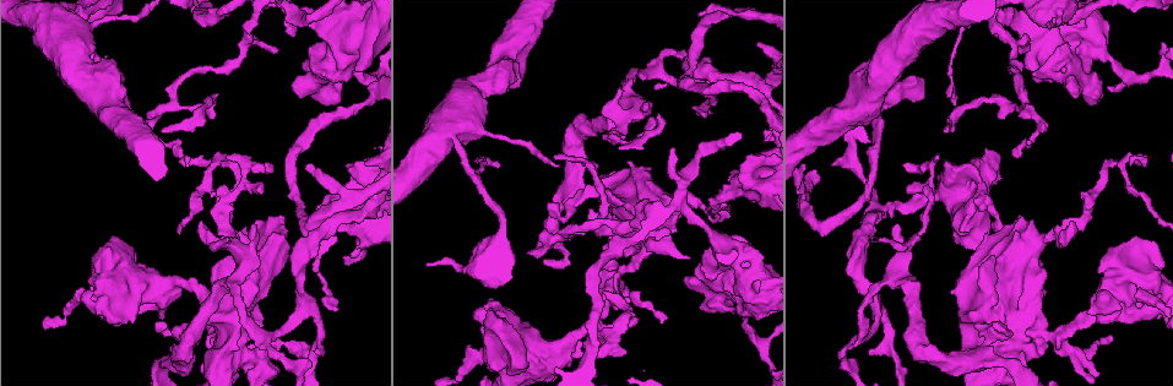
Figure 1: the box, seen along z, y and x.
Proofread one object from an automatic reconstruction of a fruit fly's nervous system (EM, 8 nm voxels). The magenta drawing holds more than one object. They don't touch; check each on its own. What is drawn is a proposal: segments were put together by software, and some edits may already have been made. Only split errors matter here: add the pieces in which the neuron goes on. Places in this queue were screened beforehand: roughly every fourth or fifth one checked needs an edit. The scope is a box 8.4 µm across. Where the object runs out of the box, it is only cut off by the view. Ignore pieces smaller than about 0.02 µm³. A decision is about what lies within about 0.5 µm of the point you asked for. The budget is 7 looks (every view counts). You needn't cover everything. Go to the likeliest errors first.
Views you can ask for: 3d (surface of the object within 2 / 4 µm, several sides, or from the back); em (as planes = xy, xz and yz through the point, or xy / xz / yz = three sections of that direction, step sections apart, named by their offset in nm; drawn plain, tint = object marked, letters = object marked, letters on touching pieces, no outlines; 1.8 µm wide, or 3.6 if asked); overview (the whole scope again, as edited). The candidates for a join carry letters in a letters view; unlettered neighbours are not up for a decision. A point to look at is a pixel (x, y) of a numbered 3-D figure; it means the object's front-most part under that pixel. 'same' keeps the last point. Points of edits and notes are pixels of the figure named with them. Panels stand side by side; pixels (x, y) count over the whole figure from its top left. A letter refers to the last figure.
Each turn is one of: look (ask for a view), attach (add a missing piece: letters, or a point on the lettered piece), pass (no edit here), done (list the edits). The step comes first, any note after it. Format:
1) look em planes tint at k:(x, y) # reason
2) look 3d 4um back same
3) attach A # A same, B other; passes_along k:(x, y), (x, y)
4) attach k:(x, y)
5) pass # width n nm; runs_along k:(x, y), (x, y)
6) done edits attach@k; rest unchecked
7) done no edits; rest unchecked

look 3d 4um back at 1:(979, 202) # sharp bend

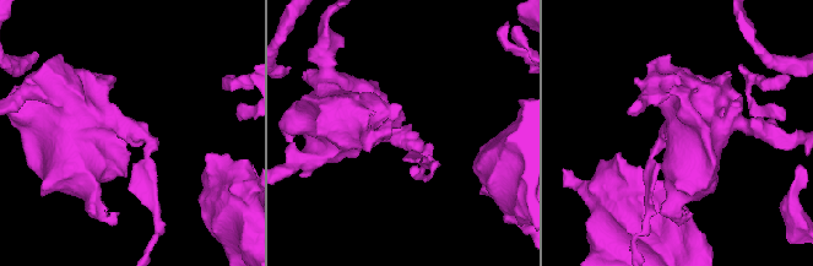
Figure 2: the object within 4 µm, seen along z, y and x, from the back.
look em xy step 4 tint at 2:(127, 133) # now the EM

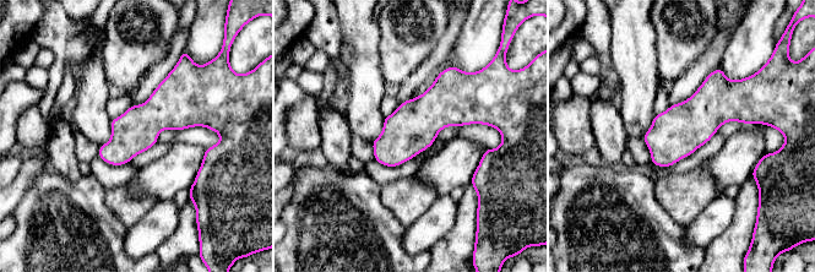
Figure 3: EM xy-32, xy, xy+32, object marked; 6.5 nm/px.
look em planes letters same # another direction

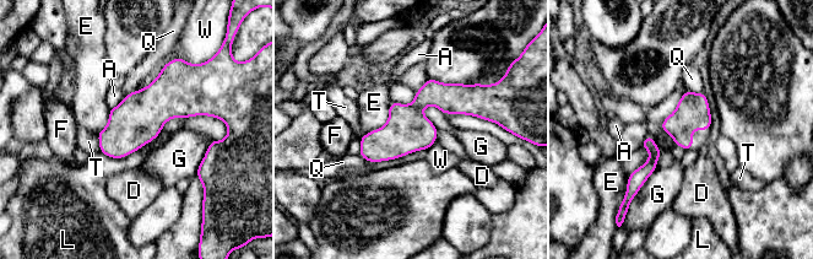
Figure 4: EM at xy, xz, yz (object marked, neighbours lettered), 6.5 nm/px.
pass # width 220 nm; A other, D other, E other, F other, G other, L other, Q other, T other, W other; border 4:(126, 95), (110, 109); no lettered piece goes on from it

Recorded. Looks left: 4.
look 3d 2um at 1:(329, 84)

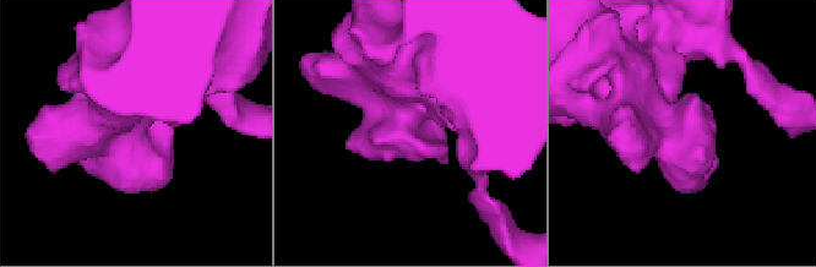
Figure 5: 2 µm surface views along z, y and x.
look em 3.6um planes tint at 5:(126, 128) # need the tissue

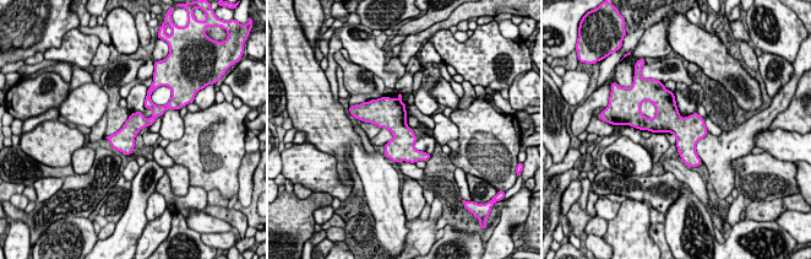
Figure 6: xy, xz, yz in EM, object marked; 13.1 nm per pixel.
look em 3.6um planes letters same

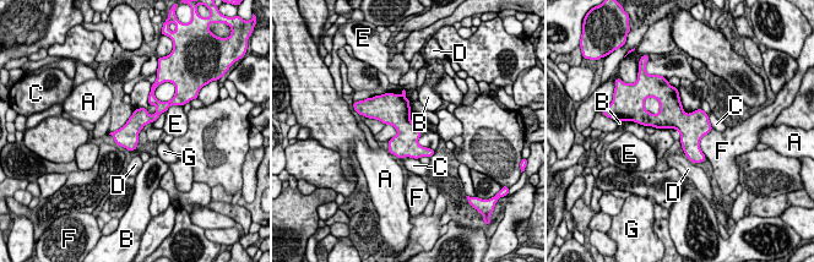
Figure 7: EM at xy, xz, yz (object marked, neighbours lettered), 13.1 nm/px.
pass # width 280 nm; A other, B other, C other, D other, E other, F other, G other; border 7:(712, 129), (700, 140), (705, 158); none of them fits

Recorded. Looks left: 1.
look em 3.6um planes letters at 1:(165, 282) # sudden change in width

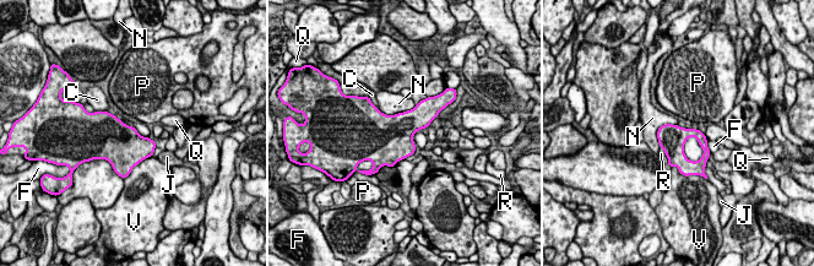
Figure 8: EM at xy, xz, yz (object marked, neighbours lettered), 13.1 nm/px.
pass # C other, F other, J other, N other, P other, Q other, R other, V other; border 8:(677, 124), (658, 128), (658, 145); none of them fits

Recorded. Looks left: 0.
done no edits; rest unchecked

